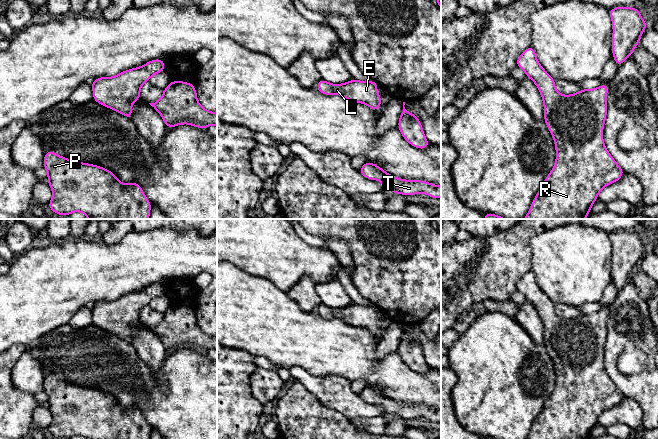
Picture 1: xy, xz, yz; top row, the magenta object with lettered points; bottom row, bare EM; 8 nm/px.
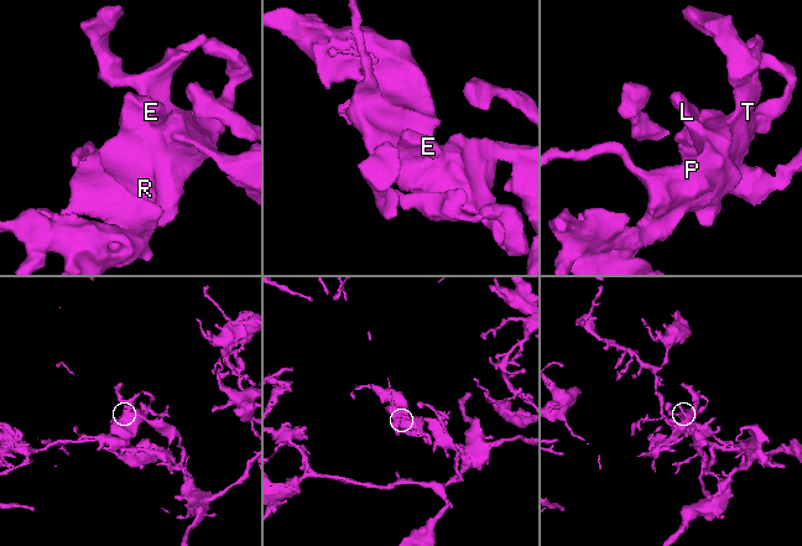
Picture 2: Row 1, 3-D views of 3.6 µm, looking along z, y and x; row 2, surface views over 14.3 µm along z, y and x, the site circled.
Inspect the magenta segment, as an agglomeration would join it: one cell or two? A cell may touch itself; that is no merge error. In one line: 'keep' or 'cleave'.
keep

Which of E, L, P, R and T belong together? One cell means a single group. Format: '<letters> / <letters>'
E L P R T

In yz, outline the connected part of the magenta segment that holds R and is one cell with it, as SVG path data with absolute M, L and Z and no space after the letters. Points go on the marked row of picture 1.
M532 46L517 58L516 64L537 85L544 104L544 120L556 148L554 167L523 219L585 219L602 189L619 181L624 174L603 141L608 84L595 89L582 89L572 95L562 95L555 88L555 80L537 61Z

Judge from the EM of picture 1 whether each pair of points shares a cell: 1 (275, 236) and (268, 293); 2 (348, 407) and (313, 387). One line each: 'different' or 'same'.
1: different
2: same

